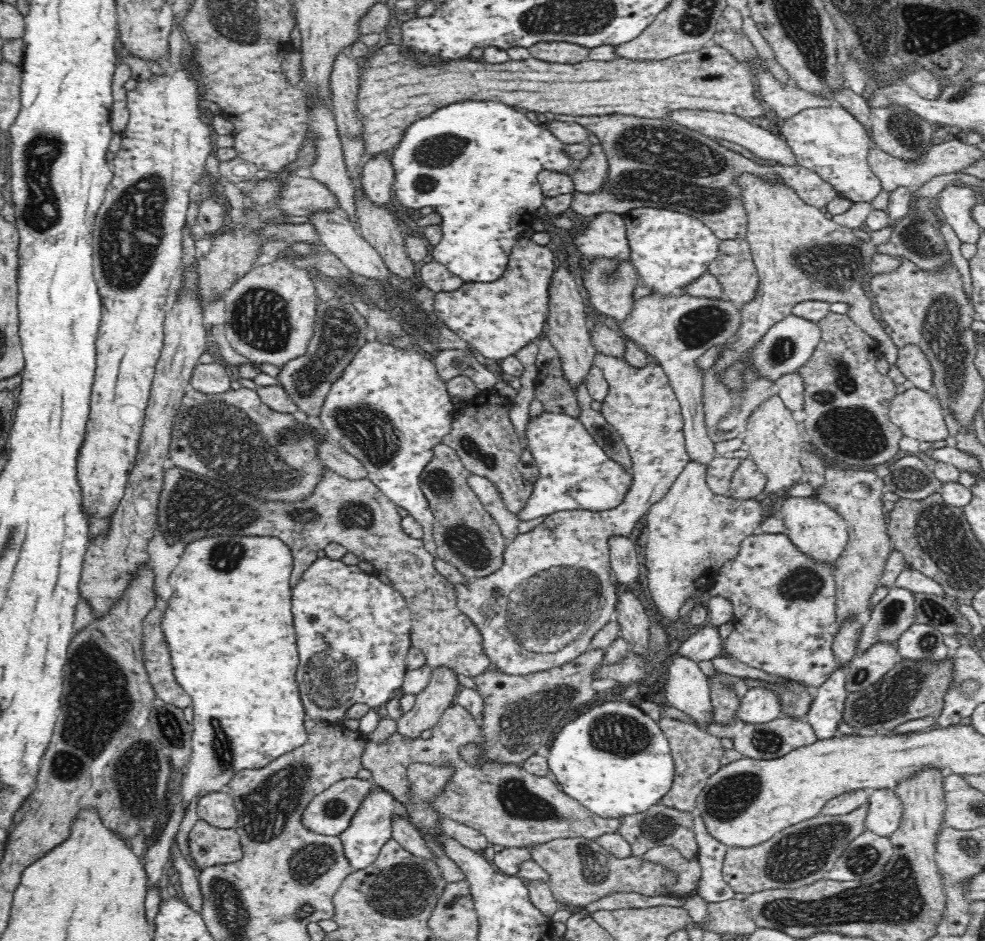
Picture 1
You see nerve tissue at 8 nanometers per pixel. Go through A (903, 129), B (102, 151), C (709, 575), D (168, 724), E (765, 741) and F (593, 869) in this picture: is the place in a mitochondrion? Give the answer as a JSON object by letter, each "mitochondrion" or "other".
{"A":"mitochondrion","B":"other","C":"other","D":"mitochondrion","E":"mitochondrion","F":"mitochondrion"}

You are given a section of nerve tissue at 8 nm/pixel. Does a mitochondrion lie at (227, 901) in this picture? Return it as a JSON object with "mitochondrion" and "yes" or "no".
{"mitochondrion":"yes"}

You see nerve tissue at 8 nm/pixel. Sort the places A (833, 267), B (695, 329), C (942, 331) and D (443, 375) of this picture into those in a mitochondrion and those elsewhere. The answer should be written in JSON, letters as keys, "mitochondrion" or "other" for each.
{"A":"mitochondrion","B":"mitochondrion","C":"mitochondrion","D":"other"}

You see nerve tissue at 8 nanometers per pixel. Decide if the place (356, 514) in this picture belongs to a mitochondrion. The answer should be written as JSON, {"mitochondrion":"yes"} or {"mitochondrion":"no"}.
{"mitochondrion":"yes"}

